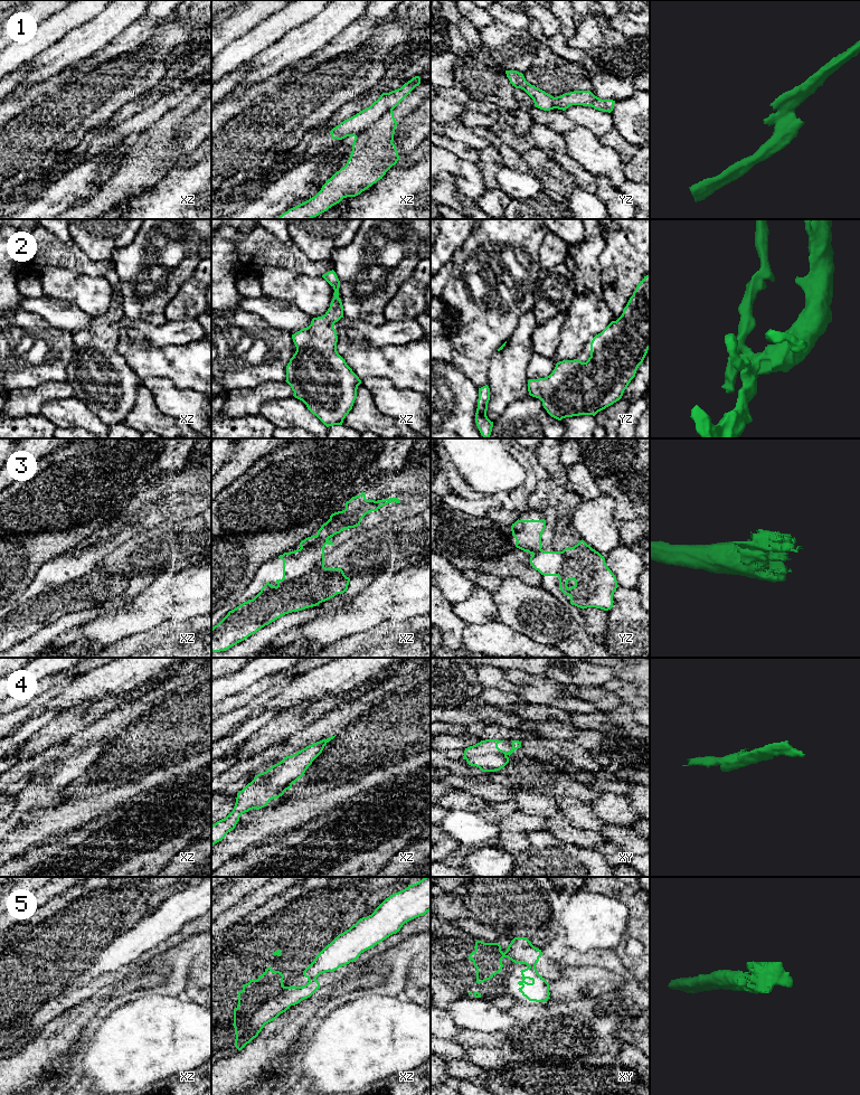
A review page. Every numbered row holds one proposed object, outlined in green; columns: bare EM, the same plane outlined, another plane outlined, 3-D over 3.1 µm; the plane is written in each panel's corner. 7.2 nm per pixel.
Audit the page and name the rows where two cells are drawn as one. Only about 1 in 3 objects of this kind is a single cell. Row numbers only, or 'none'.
1, 3, 4, 5

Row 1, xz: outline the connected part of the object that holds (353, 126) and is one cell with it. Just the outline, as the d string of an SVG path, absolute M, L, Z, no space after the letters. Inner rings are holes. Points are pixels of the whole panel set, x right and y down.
M415 76L400 88L382 93L369 107L333 128L330 131L331 138L342 140L347 136L359 136L369 125L377 122L390 110L394 110L419 84L420 77Z

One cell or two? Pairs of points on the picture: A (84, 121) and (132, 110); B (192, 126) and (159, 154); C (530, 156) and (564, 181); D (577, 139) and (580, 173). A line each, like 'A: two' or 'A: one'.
A: two
B: two
C: one
D: two

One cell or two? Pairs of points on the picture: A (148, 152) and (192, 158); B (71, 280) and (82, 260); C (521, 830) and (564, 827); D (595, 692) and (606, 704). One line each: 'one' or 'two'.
A: two
B: two
C: one
D: one

